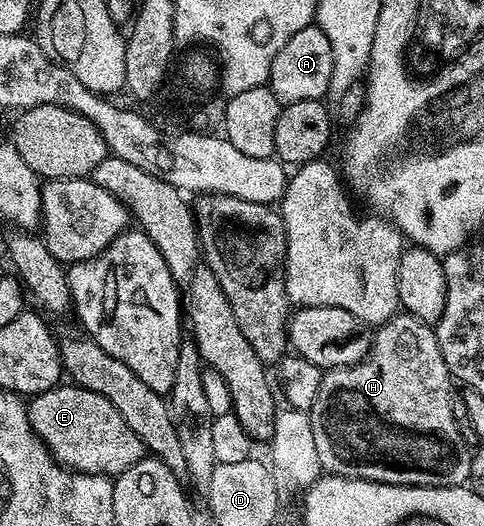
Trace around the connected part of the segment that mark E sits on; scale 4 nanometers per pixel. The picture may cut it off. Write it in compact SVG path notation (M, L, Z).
M60 384L34 395L27 402L27 415L33 432L46 444L47 453L76 474L117 476L145 457L143 441L125 424L125 416L105 396L84 386Z

